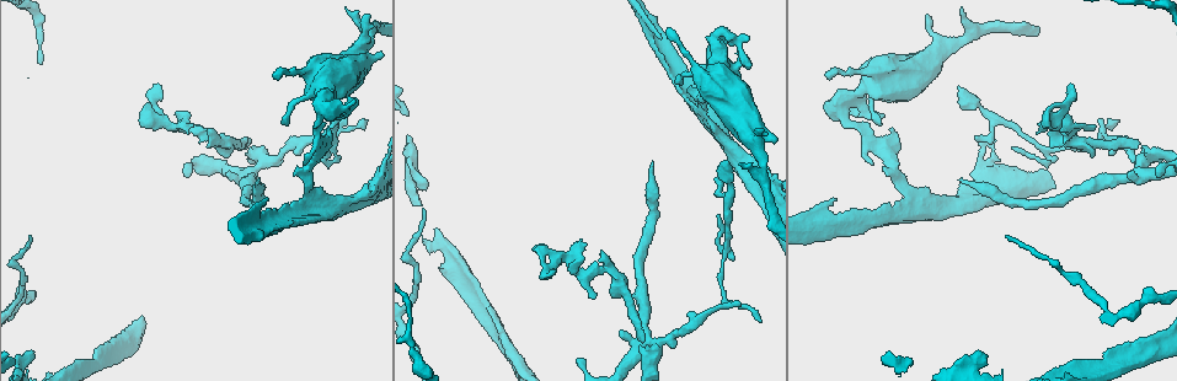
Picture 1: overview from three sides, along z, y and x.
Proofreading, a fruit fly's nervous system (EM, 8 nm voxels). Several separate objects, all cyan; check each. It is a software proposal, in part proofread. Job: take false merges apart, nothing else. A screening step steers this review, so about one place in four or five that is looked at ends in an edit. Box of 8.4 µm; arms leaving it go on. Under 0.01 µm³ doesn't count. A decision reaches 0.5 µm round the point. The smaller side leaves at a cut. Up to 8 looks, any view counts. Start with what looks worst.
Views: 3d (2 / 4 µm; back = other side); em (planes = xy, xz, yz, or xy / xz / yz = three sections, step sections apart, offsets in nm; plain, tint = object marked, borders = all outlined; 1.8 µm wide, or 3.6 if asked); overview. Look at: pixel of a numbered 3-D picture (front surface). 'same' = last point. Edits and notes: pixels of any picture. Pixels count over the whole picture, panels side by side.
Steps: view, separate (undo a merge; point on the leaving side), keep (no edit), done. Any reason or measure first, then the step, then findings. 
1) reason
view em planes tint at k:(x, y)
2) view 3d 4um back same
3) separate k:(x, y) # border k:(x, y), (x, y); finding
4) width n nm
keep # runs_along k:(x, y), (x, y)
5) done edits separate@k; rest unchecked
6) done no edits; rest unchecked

view 3d 2um at 1:(907, 193)

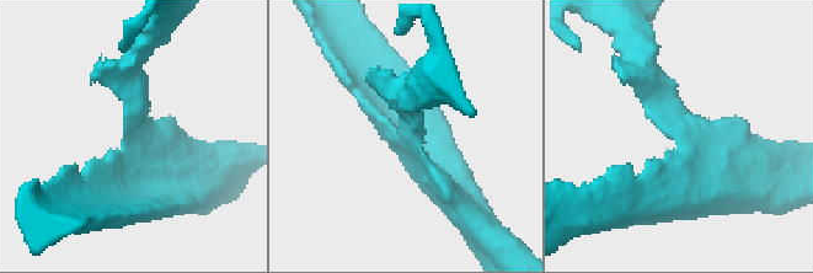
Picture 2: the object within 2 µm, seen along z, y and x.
arms 4; need the tissue
view em planes plain at 2:(684, 135)

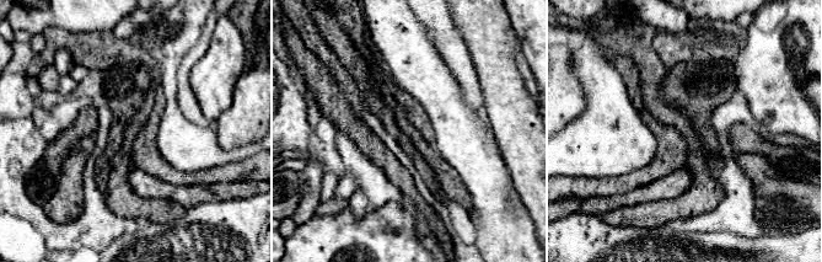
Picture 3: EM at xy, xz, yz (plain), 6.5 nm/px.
view em planes borders same

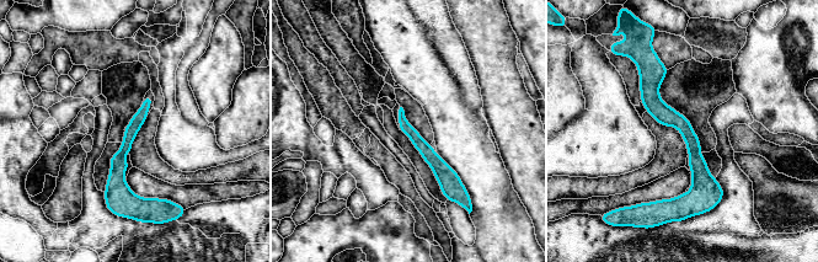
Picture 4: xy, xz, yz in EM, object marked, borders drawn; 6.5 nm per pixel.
width 80 nm
keep # one neuron here

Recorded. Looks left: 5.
a fork
view em xy step 8 tint at 1:(161, 123)

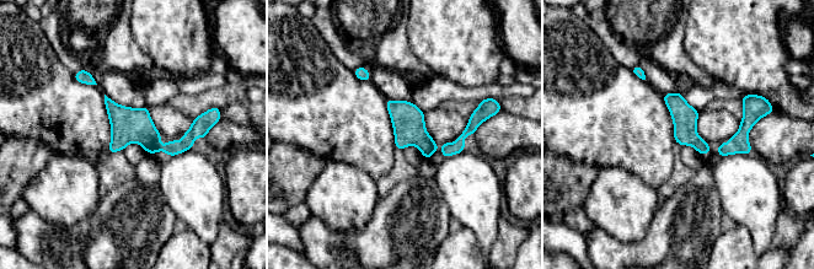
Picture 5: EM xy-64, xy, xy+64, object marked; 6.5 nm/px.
keep # runs_along 5:(107, 101), (156, 146), (178, 146), (202, 124); one neuron here

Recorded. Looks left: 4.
sudden change in width
view em yz step 16 tint at 1:(725, 303)

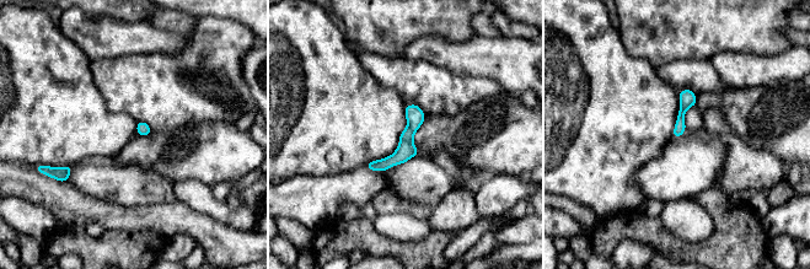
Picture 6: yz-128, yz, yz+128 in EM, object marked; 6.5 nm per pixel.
view em planes tint same

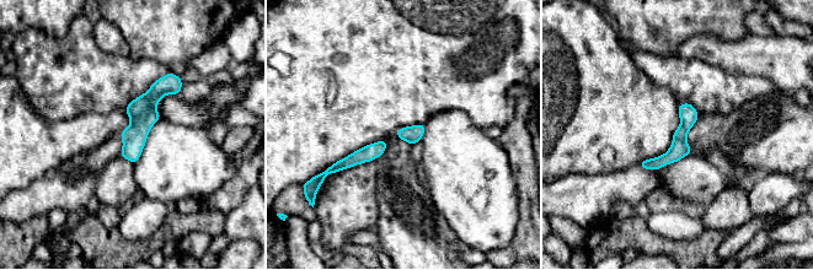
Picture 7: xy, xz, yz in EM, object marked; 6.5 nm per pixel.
keep # runs_along 7:(177, 80), (142, 108), (126, 155); continuous, no second neuron

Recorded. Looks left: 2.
done no edits; rest unchecked

